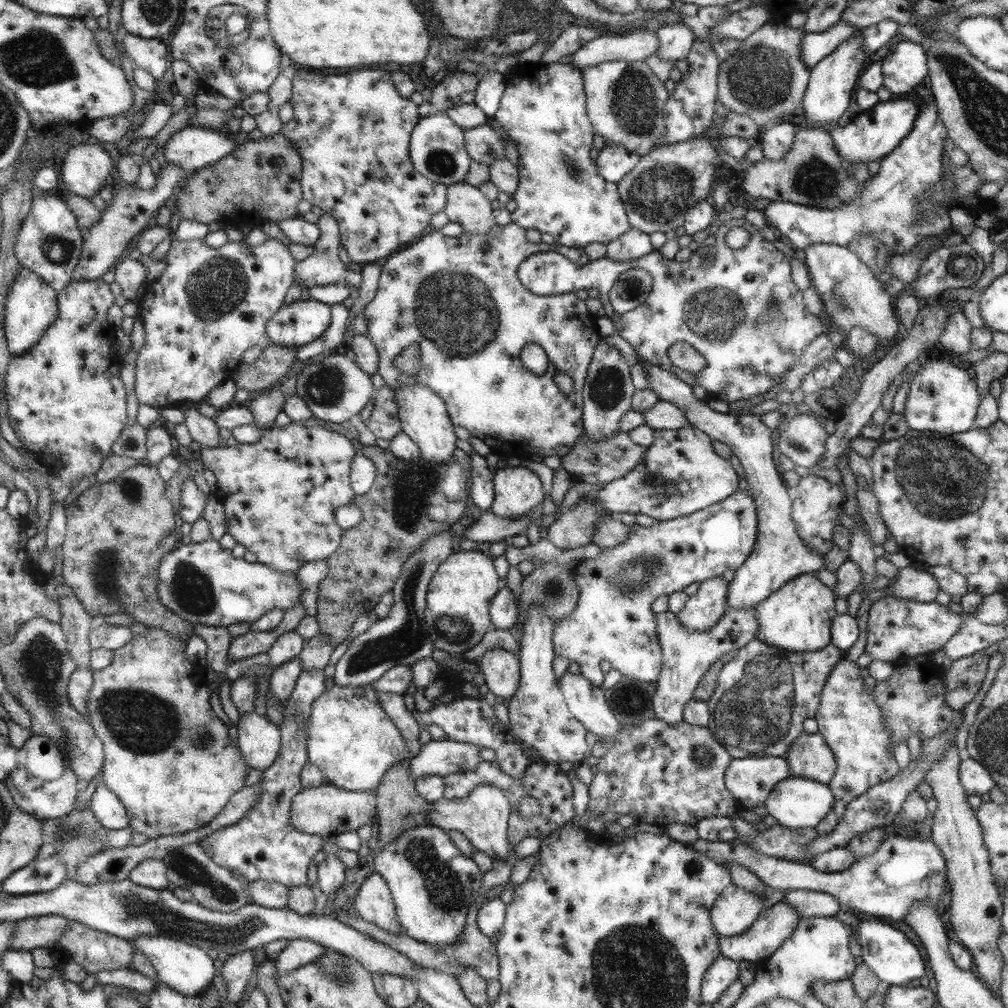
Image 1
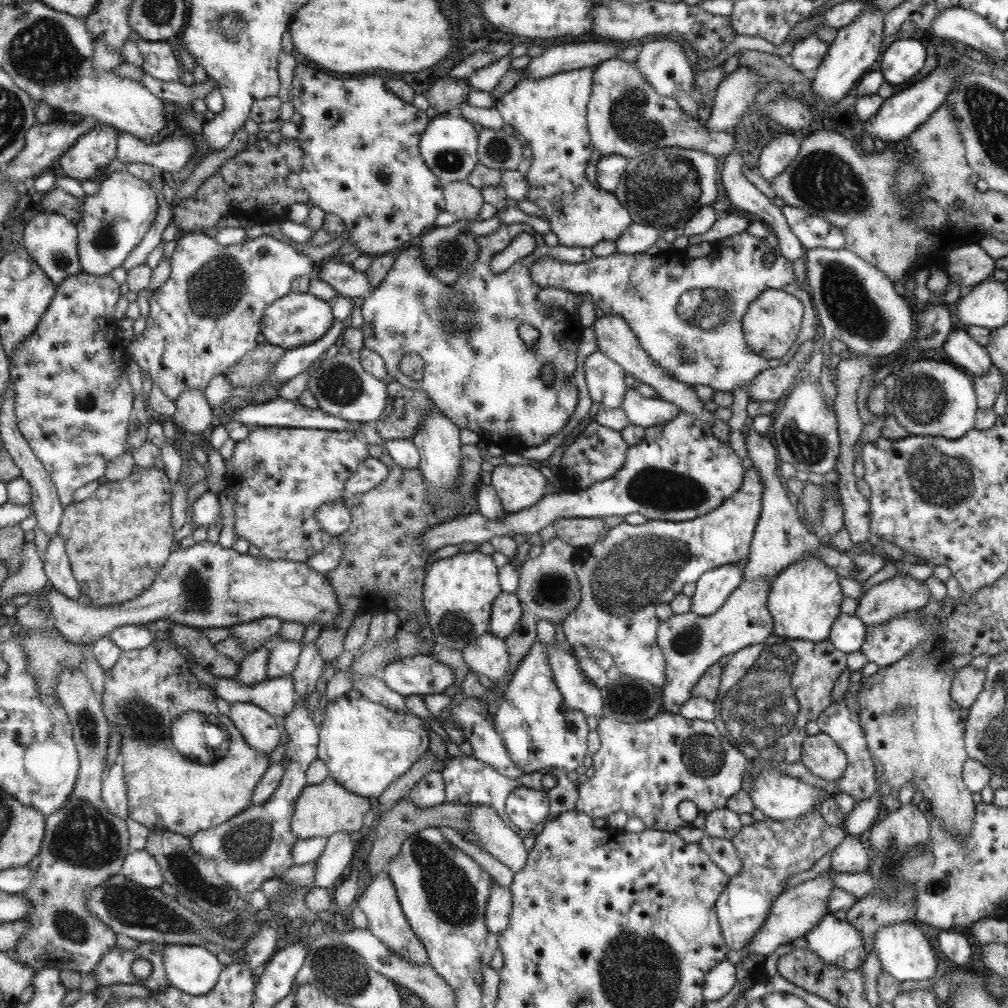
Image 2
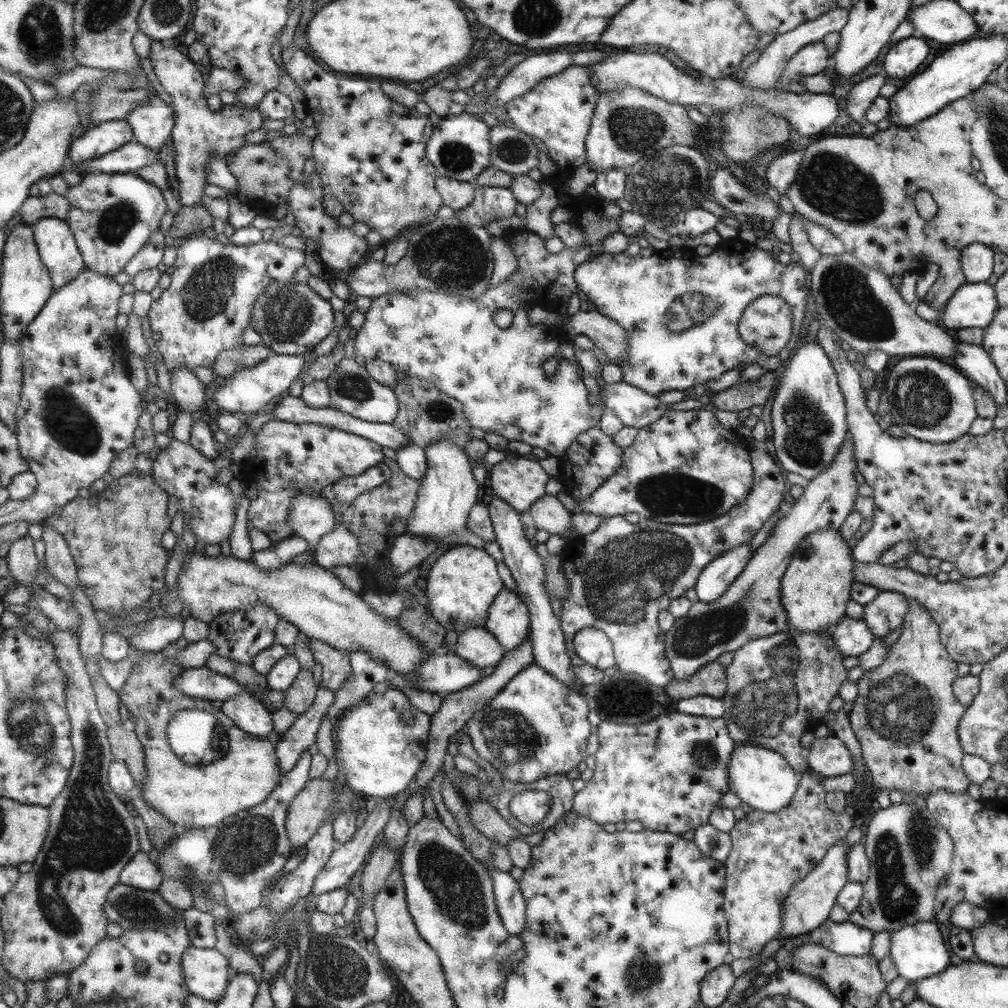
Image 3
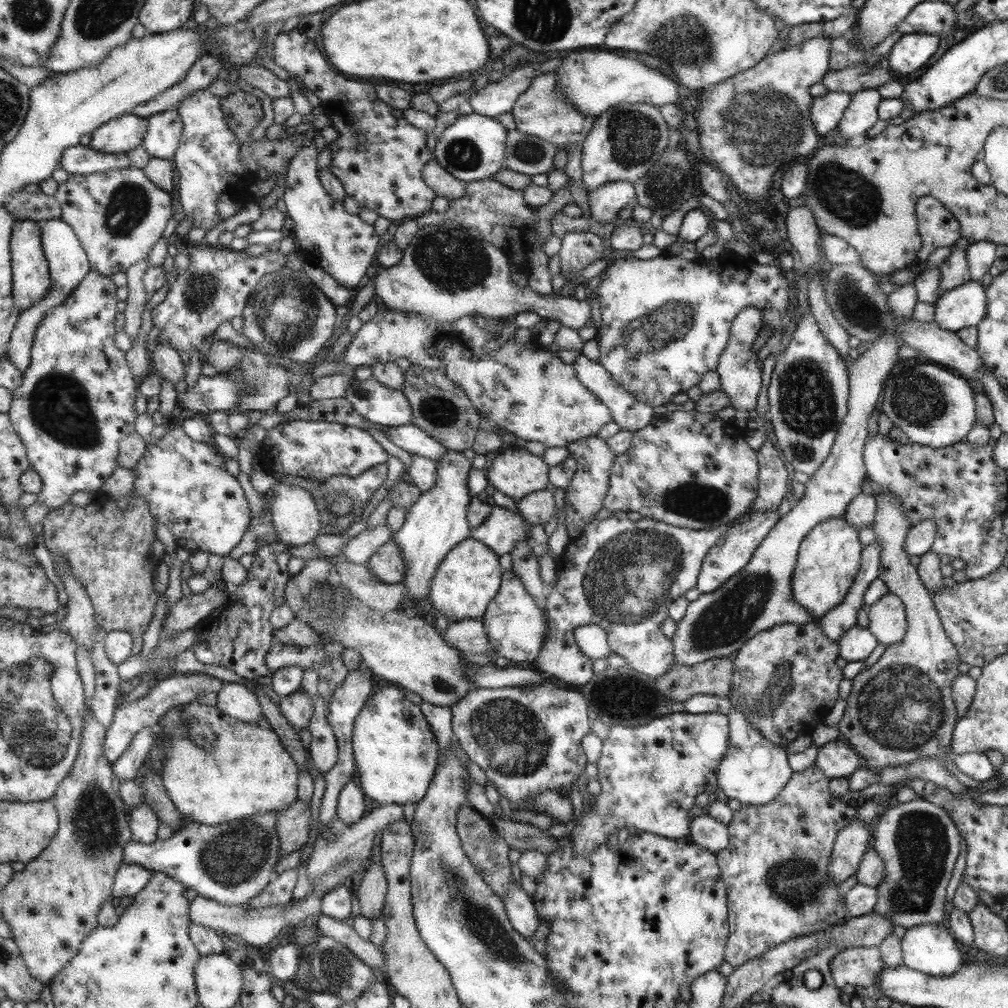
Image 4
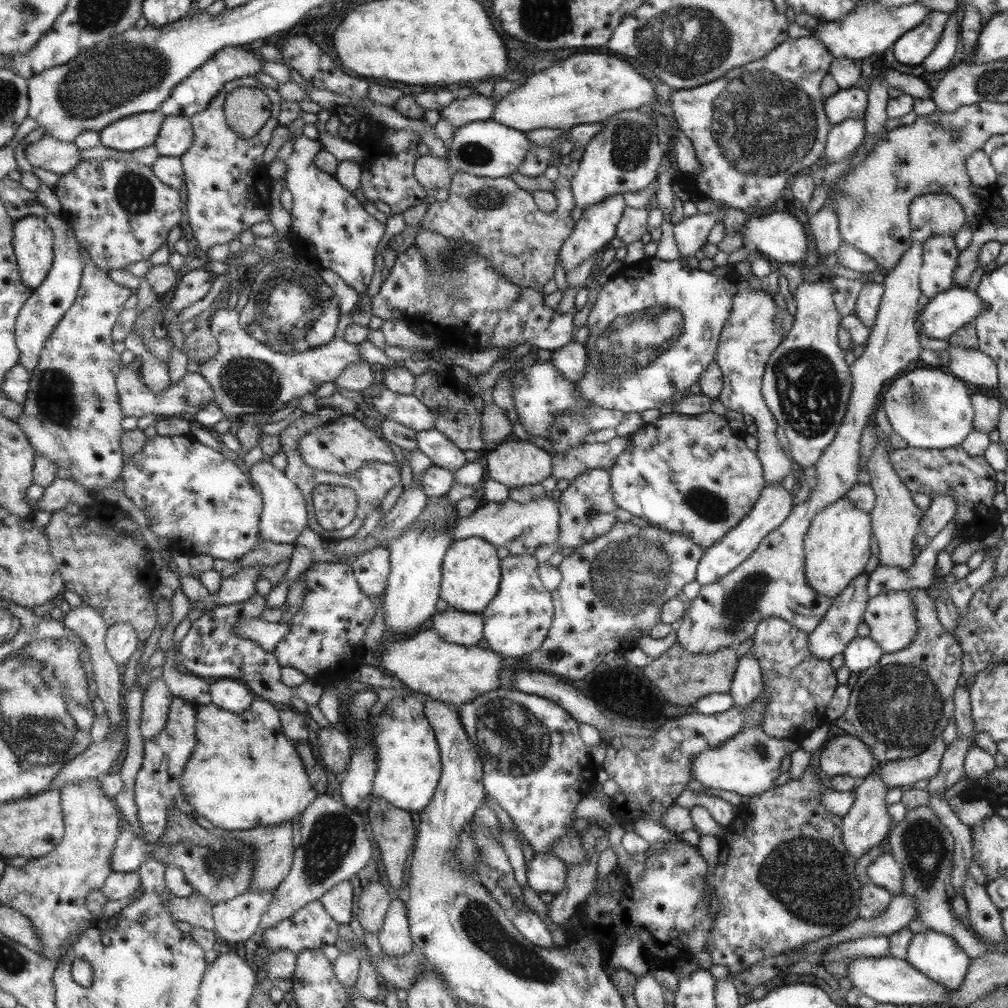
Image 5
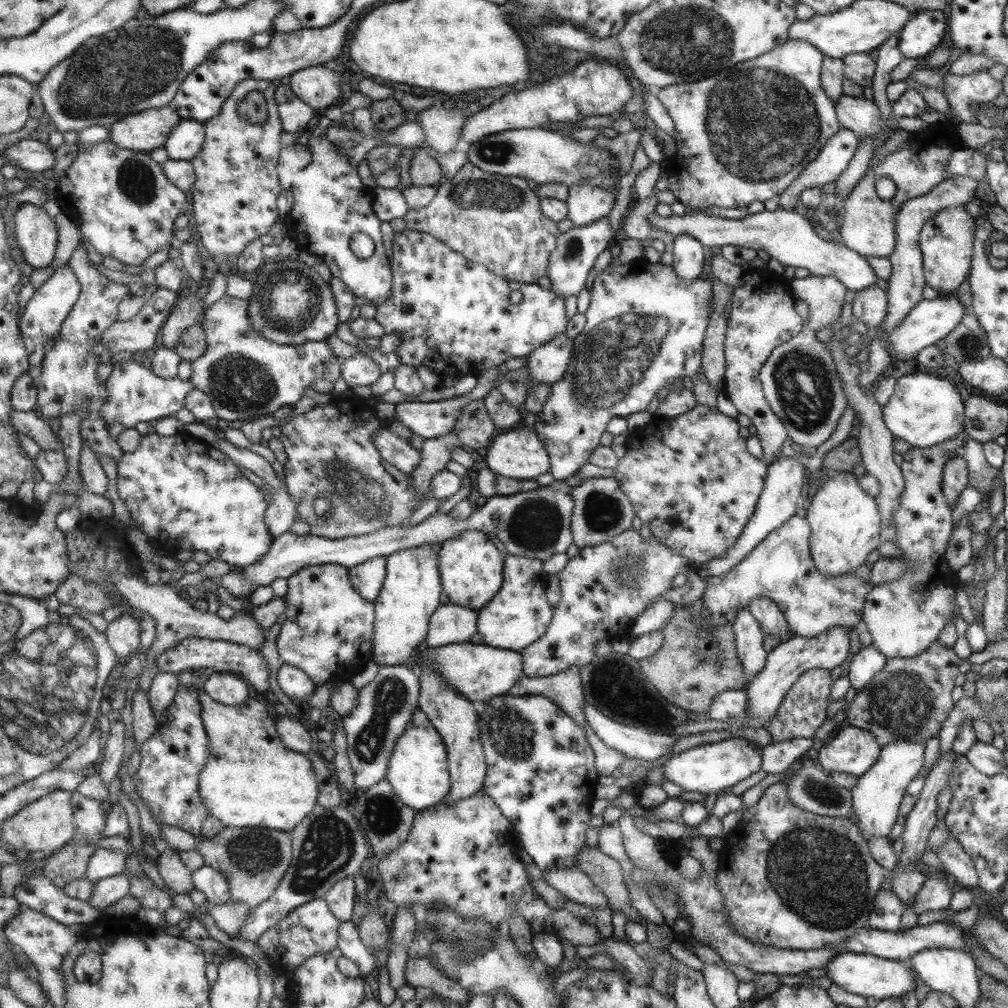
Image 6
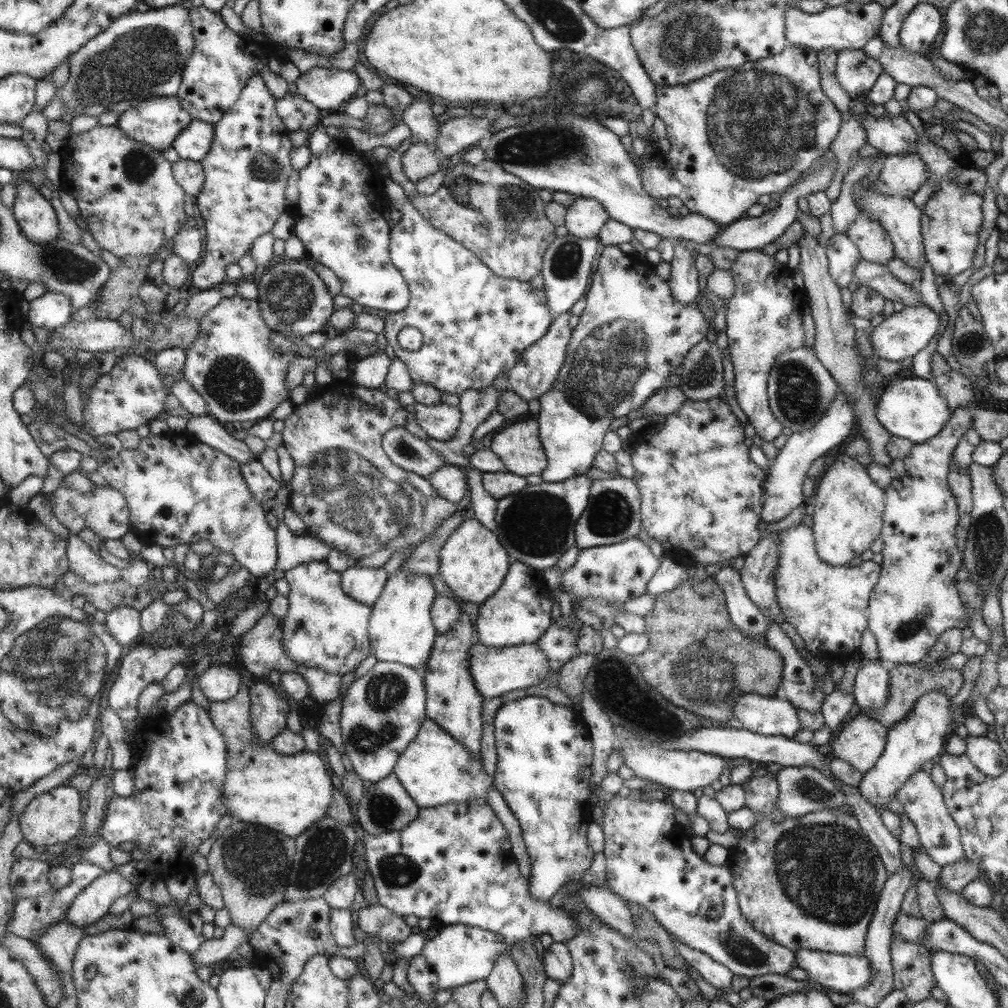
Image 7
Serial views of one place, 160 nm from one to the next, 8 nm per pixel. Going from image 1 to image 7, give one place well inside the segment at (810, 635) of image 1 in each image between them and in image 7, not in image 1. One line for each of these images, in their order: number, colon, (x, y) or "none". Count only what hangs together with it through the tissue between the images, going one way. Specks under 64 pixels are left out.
2: (804, 600)
3: (816, 583)
4: (828, 558)
5: (836, 546)
6: (844, 522)
7: (847, 516)

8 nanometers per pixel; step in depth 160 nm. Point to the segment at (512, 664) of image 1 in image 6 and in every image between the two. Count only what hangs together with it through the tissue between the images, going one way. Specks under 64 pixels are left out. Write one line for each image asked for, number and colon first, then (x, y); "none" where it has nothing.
2: (487, 655)
3: (478, 647)
4: (467, 636)
5: (465, 629)
6: (451, 624)

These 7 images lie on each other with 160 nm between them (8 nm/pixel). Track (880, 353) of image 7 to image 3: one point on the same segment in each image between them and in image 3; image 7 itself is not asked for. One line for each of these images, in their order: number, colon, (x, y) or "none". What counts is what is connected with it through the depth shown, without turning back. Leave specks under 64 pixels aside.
3: (972, 305)
4: (964, 306)
5: (946, 312)
6: (931, 320)

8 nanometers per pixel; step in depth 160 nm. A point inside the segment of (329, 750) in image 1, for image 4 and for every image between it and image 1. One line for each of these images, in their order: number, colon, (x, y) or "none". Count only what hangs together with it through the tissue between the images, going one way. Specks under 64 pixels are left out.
2: (365, 746)
3: (380, 742)
4: (395, 751)

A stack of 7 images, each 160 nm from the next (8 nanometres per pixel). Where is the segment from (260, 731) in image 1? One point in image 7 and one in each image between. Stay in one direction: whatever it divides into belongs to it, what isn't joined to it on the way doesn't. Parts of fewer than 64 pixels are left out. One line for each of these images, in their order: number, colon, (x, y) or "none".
2: (258, 728)
3: (248, 713)
4: (234, 700)
5: (229, 694)
6: (226, 688)
7: (221, 683)

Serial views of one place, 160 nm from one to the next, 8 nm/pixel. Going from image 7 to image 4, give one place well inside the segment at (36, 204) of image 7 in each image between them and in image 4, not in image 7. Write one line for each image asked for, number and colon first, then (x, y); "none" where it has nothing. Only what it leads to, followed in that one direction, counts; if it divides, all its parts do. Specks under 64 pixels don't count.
4: (32, 281)
5: (34, 241)
6: (37, 234)

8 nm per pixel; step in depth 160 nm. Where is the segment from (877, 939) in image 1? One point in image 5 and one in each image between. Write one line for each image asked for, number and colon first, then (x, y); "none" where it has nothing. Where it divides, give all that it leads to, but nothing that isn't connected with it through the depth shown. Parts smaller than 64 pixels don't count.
2: (903, 952)
3: (917, 950)
4: (928, 948)
5: (938, 956)

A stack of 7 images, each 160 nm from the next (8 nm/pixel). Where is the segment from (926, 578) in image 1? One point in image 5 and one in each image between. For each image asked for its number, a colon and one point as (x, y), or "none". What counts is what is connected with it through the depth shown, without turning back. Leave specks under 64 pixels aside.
2: (900, 594)
3: (886, 611)
4: (887, 618)
5: (891, 618)

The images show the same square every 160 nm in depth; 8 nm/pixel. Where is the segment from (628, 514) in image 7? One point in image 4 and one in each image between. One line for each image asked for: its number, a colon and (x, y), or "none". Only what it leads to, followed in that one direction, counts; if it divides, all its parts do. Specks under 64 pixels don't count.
4: (583, 496)
5: (586, 508)
6: (601, 510)

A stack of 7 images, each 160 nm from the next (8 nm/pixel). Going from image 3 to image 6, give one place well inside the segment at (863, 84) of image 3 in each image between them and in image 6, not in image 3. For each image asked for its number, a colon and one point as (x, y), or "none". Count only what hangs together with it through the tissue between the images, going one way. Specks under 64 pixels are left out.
4: (860, 116)
5: (843, 138)
6: (833, 158)

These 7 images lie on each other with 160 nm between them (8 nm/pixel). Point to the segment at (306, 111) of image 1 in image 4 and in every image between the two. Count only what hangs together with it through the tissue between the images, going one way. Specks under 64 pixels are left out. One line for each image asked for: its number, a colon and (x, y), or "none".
2: (362, 163)
3: (369, 154)
4: (378, 158)

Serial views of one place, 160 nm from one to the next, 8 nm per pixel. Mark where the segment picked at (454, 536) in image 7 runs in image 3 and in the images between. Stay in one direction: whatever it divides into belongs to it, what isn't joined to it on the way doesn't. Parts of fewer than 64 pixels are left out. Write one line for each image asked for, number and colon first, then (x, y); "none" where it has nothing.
3: (462, 583)
4: (469, 577)
5: (471, 571)
6: (471, 568)

